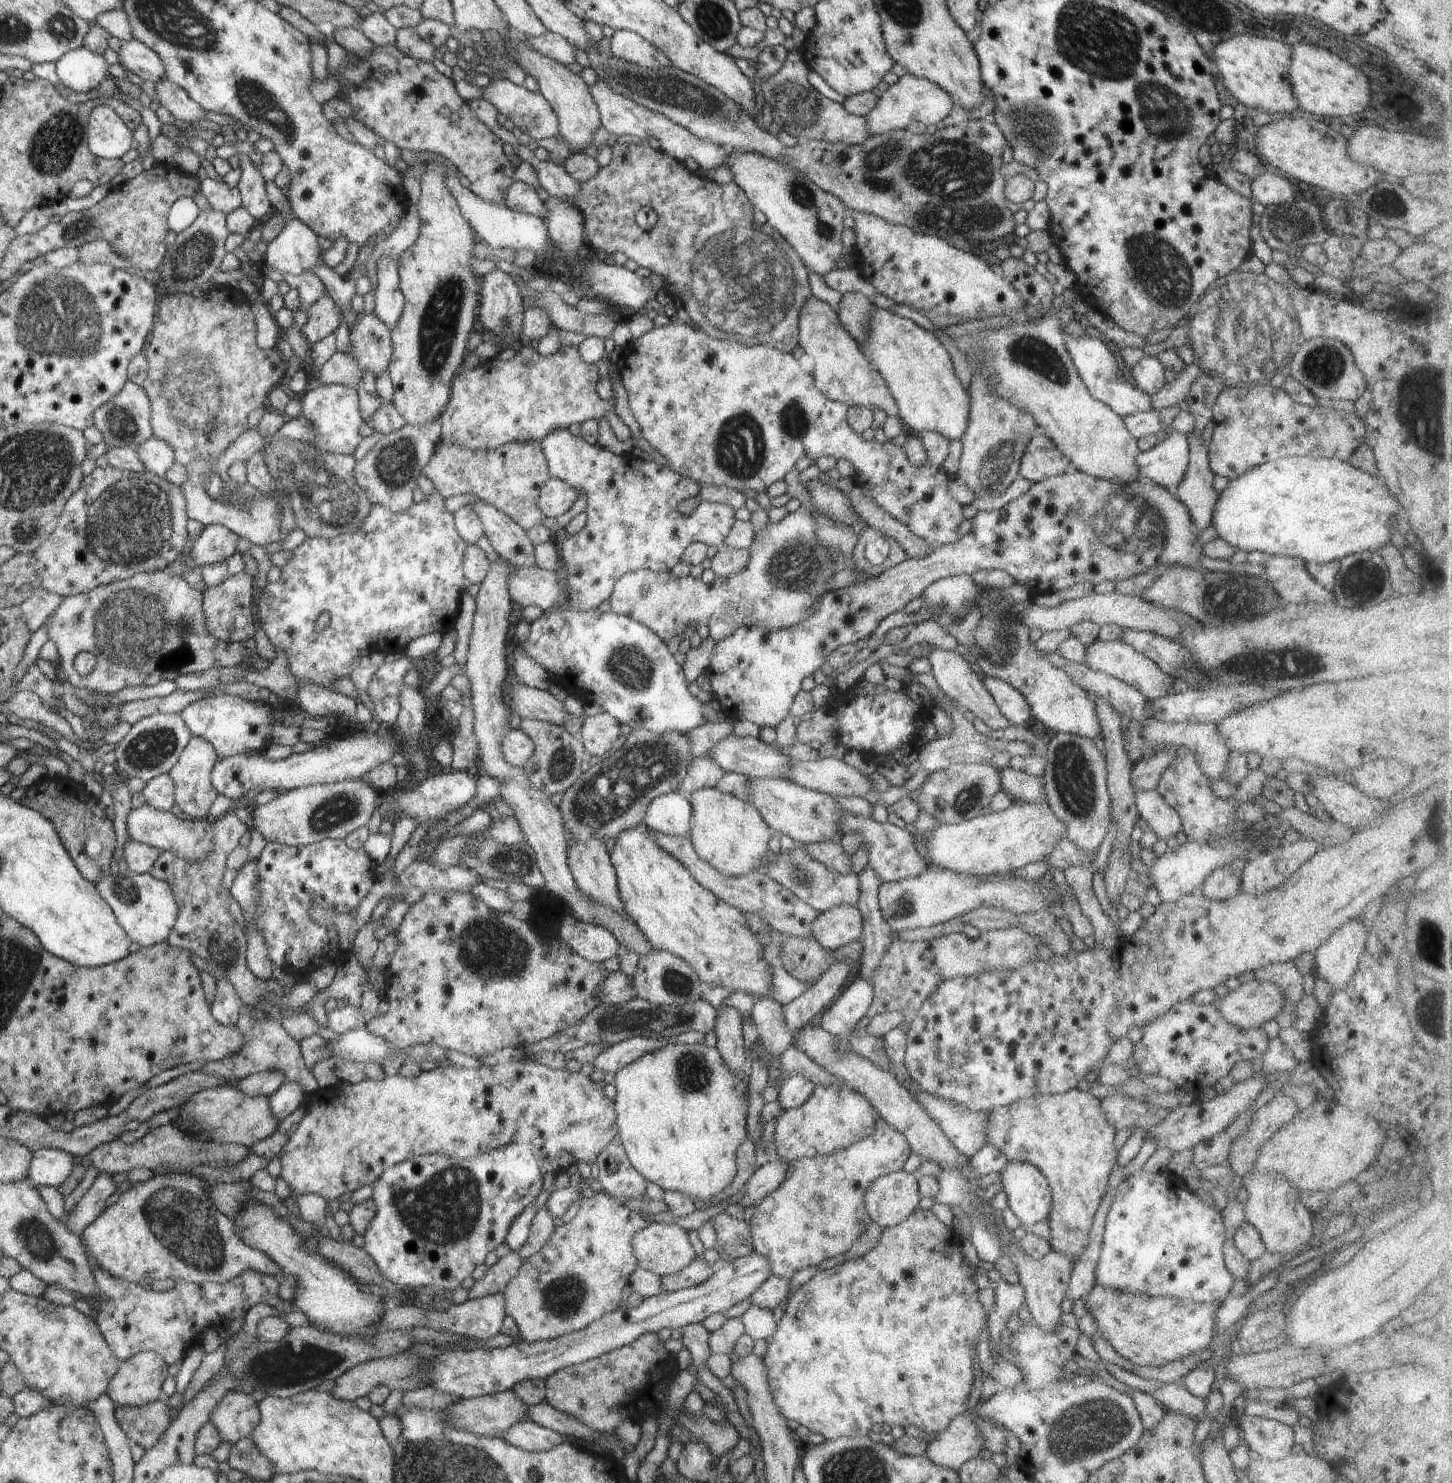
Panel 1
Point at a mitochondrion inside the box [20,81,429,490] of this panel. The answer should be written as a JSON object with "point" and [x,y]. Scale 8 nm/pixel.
{"point":[193,387]}

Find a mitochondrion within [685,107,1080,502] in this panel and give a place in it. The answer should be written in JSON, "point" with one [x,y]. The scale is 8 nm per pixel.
{"point":[951,177]}

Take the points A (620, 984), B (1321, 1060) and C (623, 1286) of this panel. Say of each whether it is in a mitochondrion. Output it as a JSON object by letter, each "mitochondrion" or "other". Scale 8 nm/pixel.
{"A":"other","B":"other","C":"other"}

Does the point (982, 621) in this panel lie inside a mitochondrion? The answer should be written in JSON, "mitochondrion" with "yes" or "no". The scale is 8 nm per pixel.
{"mitochondrion":"yes"}

